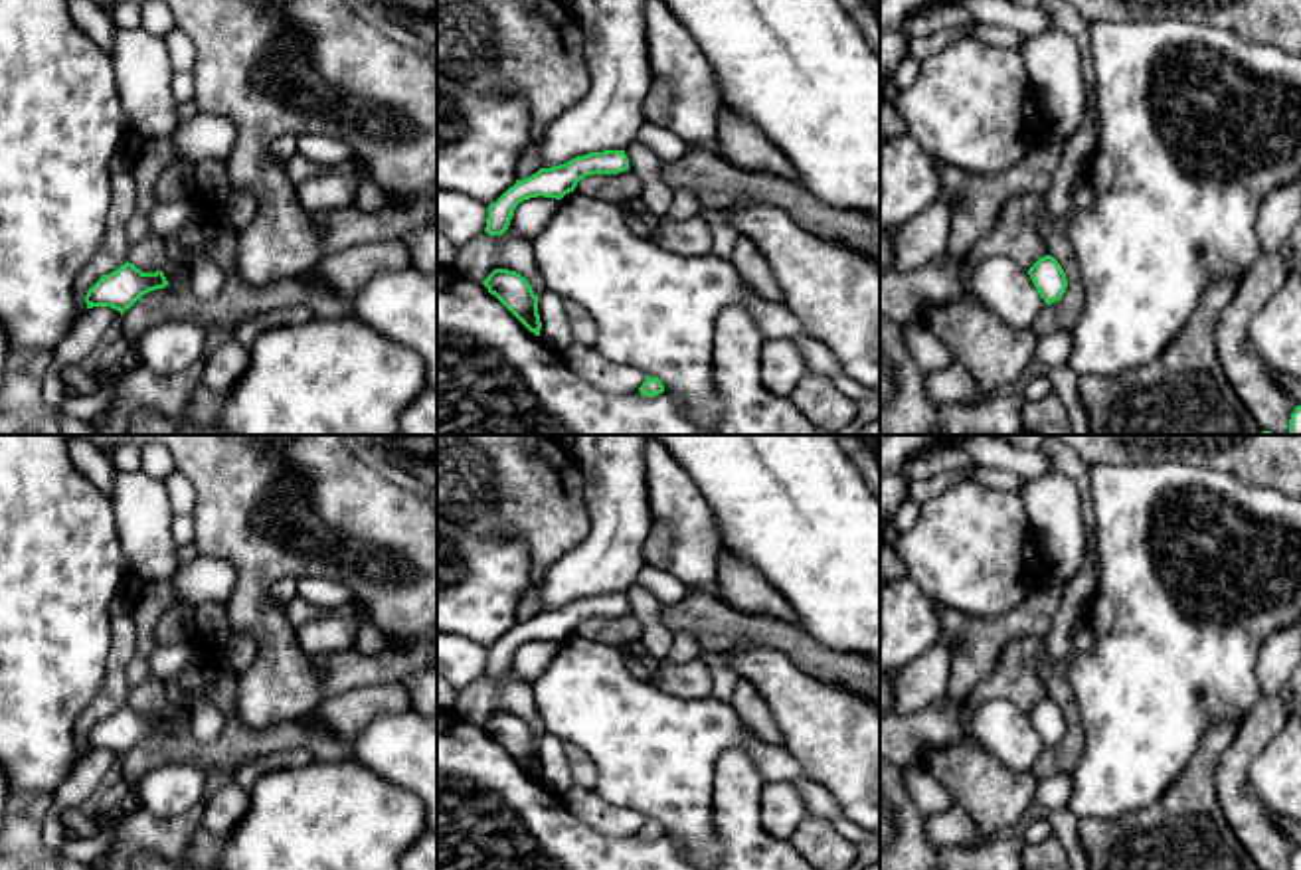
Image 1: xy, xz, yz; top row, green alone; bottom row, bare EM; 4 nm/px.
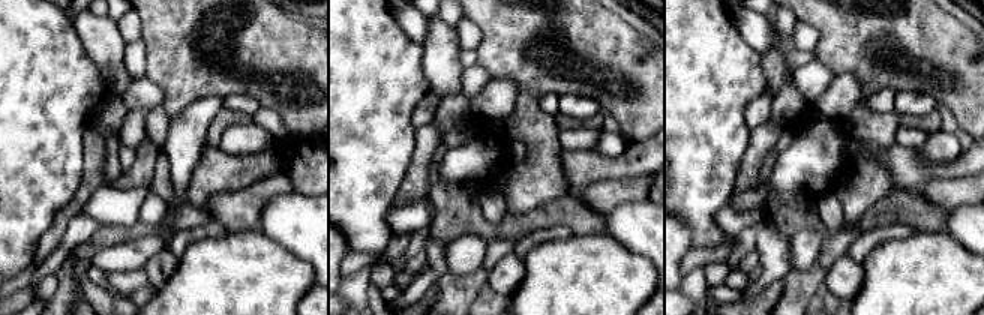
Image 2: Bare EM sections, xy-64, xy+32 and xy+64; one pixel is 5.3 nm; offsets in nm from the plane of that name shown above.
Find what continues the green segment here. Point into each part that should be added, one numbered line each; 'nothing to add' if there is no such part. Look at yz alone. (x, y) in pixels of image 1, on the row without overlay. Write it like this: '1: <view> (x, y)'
nothing to add

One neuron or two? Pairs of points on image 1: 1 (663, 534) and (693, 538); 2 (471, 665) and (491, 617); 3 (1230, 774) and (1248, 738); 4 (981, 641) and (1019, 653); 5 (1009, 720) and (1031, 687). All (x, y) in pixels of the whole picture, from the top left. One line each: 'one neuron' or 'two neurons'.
1: two neurons
2: two neurons
3: one neuron
4: two neurons
5: two neurons

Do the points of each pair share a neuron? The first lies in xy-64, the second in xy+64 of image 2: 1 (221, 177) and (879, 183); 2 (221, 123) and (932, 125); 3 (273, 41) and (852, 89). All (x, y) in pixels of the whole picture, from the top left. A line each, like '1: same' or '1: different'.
1: same
2: same
3: different

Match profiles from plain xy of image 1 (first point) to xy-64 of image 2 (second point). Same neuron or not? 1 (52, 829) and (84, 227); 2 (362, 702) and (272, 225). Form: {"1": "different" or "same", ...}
{"1": "same", "2": "different"}

